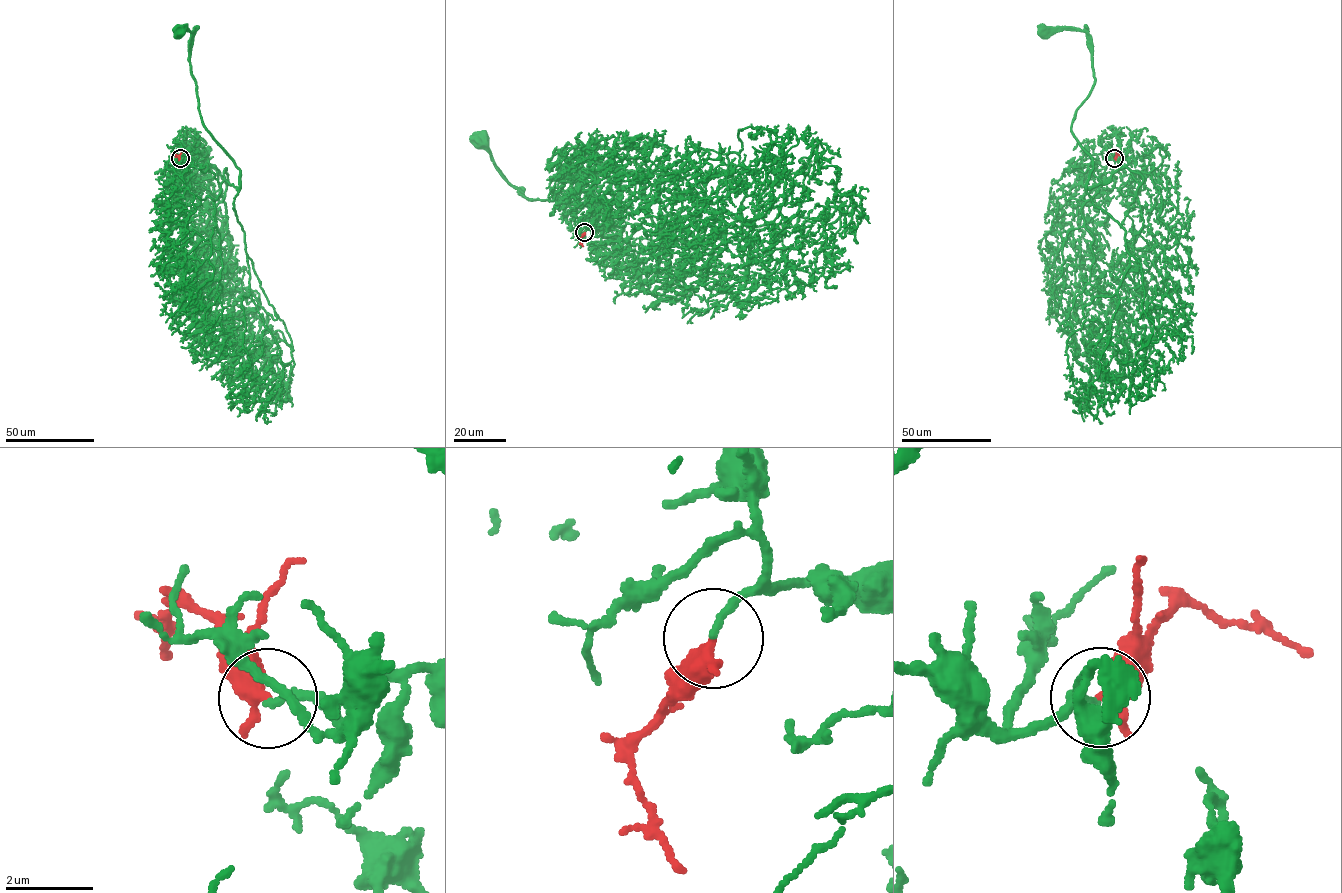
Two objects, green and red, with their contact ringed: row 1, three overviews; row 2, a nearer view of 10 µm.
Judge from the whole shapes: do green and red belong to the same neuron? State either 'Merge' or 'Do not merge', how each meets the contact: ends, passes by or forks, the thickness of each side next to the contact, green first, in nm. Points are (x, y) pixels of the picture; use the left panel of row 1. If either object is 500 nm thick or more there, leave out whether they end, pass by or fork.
Merge. At the ring green ends. At the ring red passes by. Thickness 190 nm (green) against 320 nm

